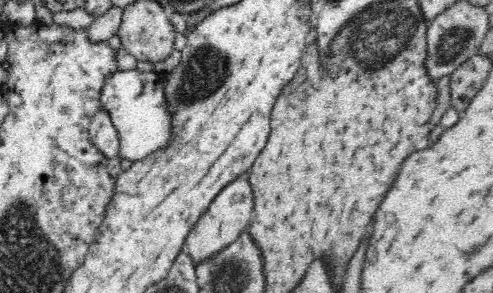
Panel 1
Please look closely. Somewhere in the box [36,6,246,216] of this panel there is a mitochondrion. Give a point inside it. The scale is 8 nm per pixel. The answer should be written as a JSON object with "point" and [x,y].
{"point":[207,69]}

